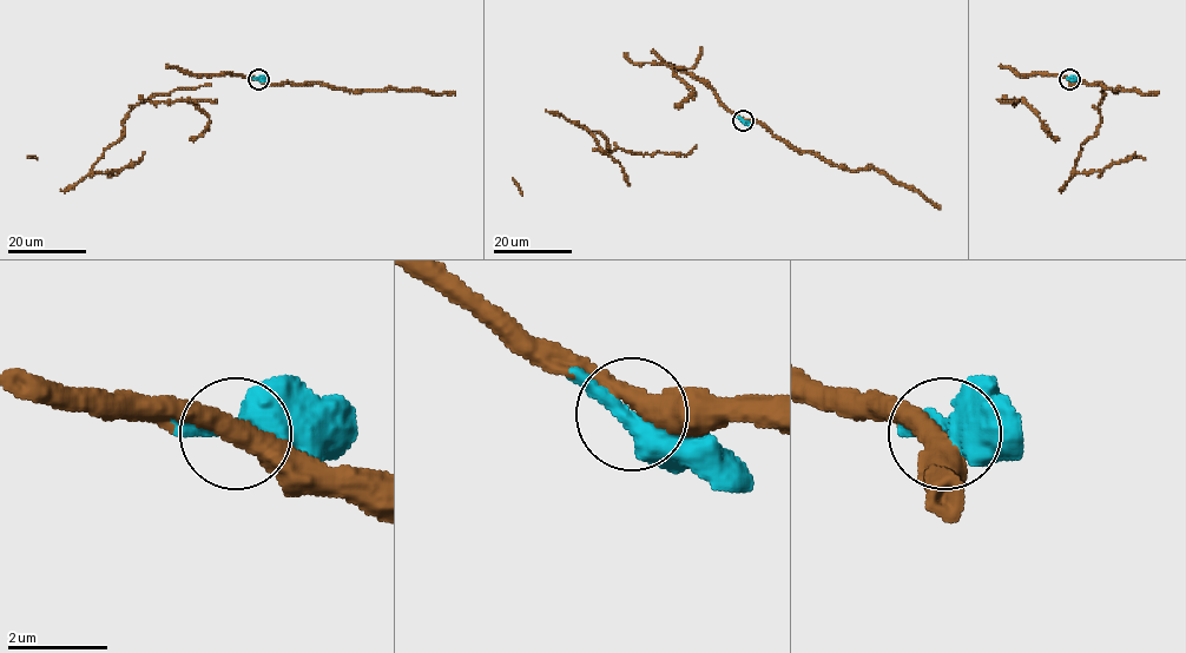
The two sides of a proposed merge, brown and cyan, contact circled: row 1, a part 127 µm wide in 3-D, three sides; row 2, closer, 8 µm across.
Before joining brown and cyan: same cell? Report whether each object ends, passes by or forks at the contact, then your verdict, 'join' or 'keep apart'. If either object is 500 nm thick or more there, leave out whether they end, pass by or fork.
brown passes by; cyan passes by; join

